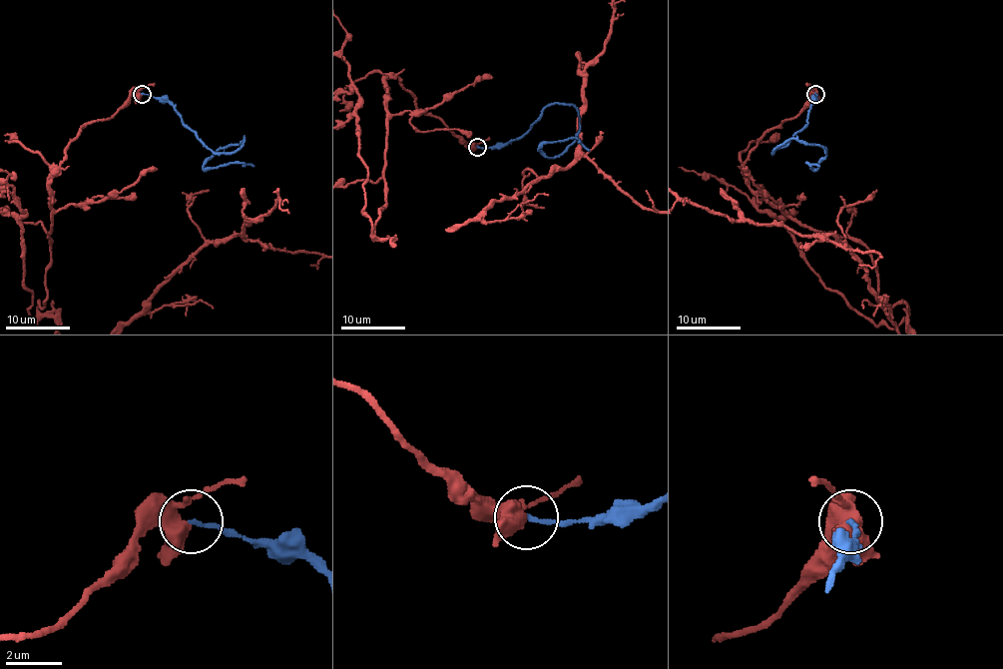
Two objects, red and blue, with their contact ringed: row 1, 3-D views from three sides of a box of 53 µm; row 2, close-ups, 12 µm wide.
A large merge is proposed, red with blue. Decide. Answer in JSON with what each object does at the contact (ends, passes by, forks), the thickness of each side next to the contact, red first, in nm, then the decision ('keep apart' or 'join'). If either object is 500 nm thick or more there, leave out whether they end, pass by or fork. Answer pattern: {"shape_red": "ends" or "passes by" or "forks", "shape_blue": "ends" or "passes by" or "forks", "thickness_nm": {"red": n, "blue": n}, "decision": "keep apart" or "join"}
{"shape_red": "forks", "shape_blue": "ends", "thickness_nm": {"red": 420, "blue": 140}, "decision": "keep apart"}

